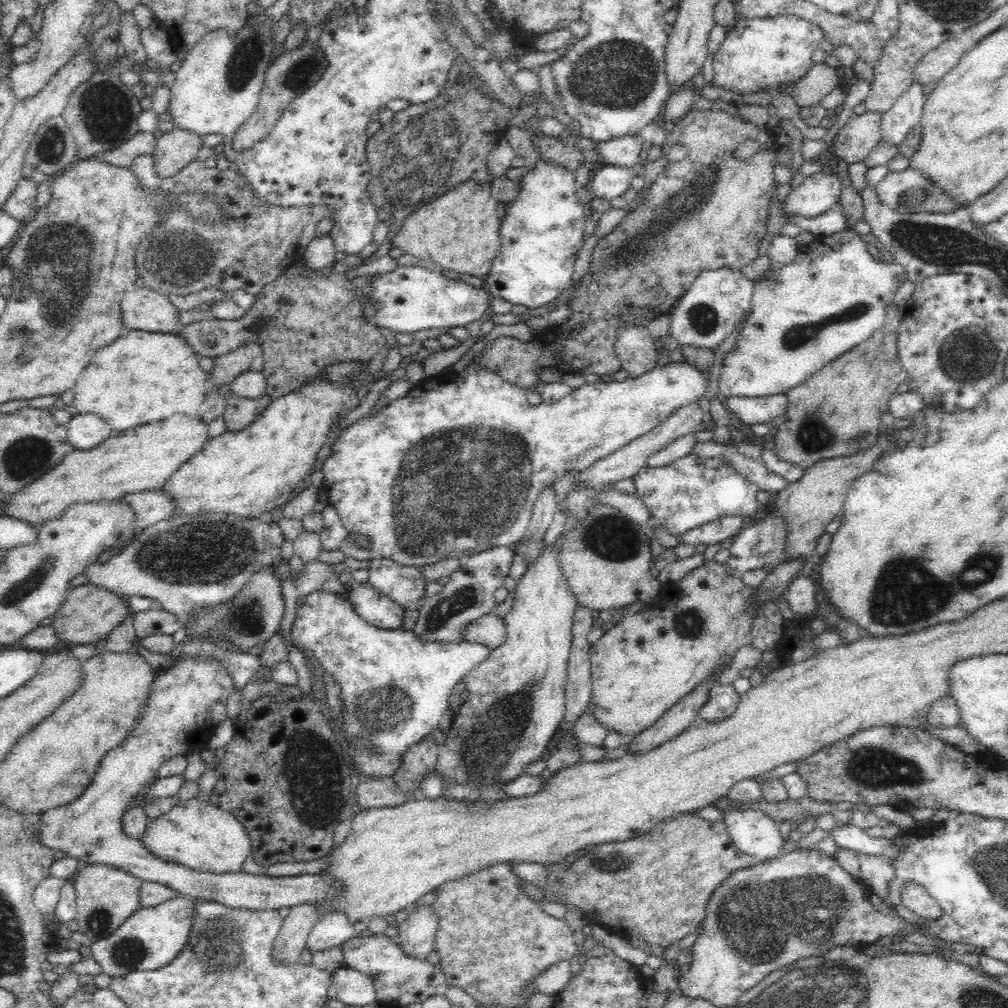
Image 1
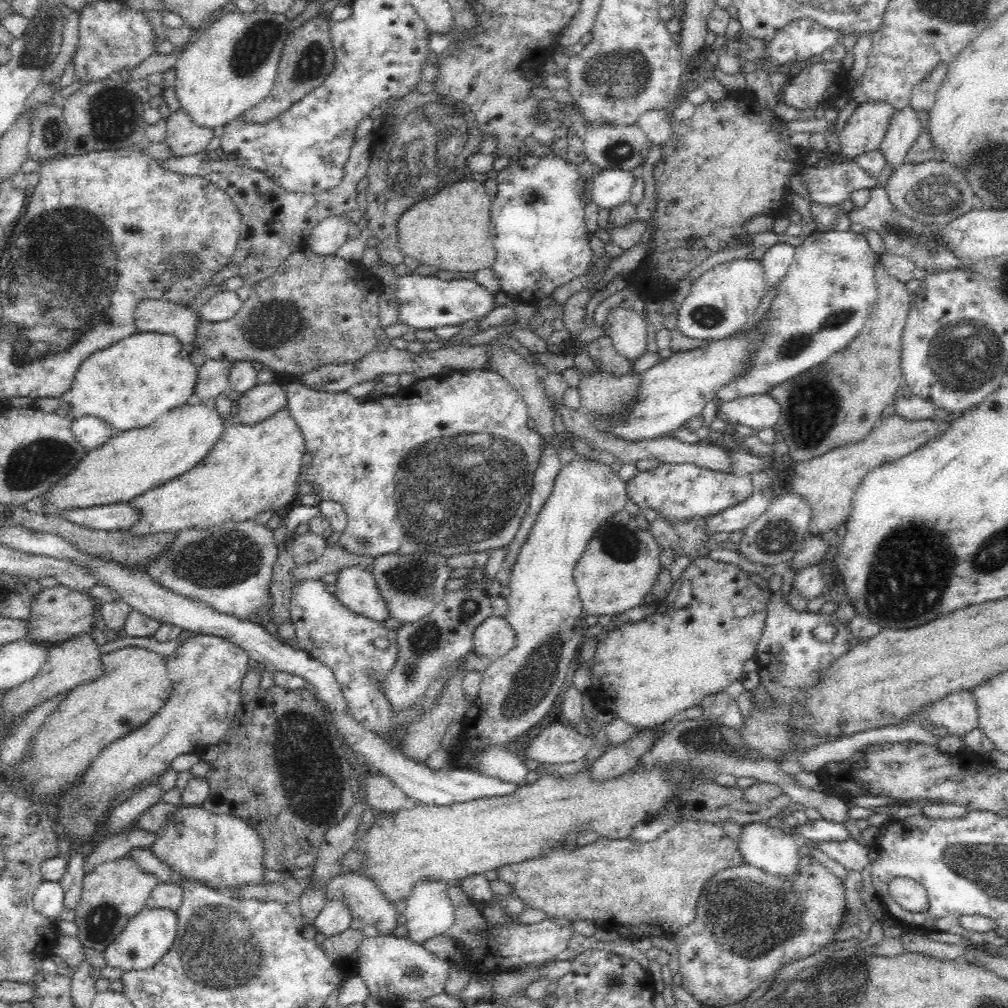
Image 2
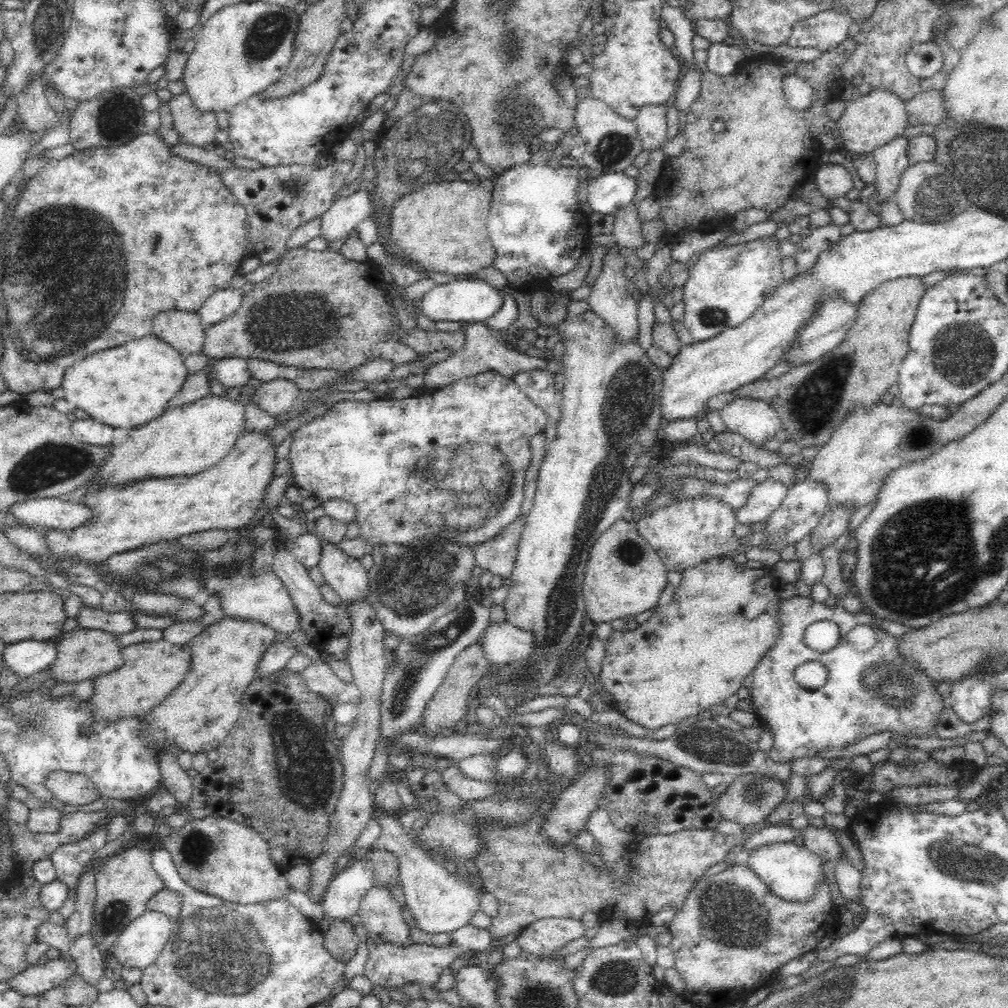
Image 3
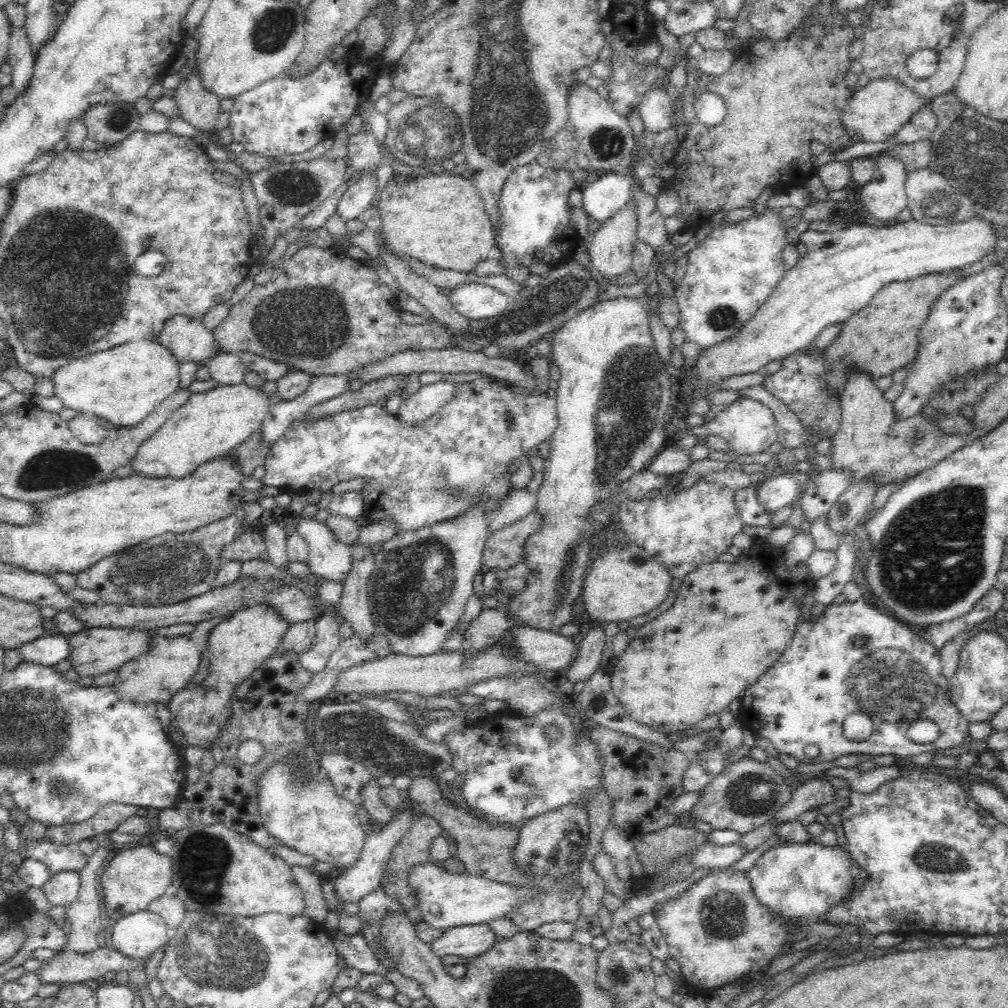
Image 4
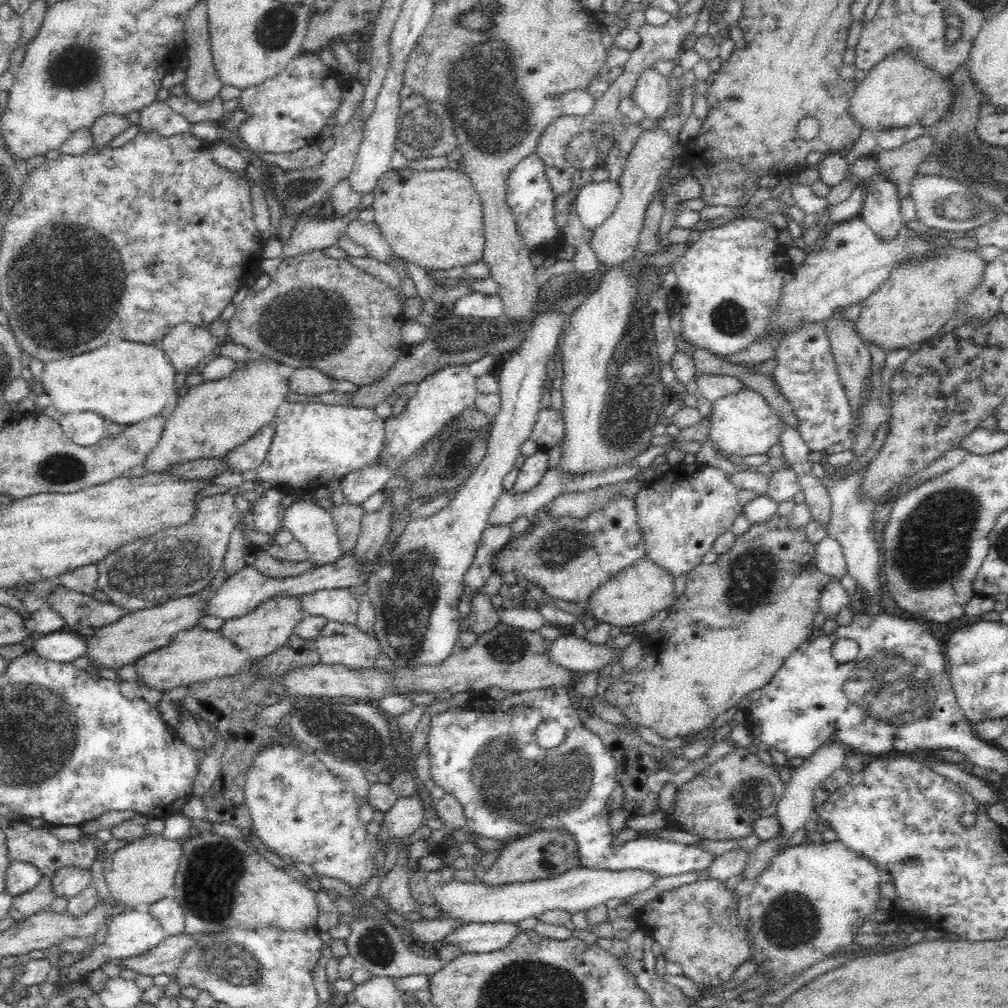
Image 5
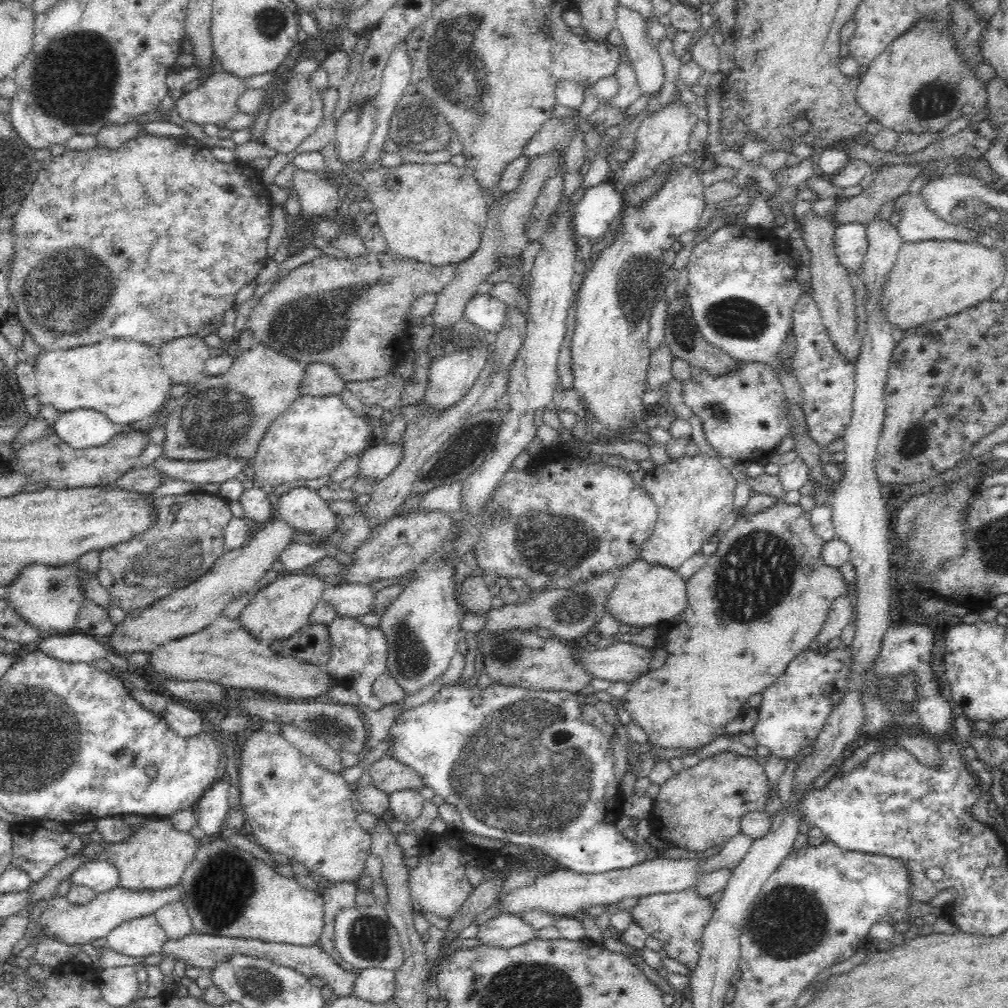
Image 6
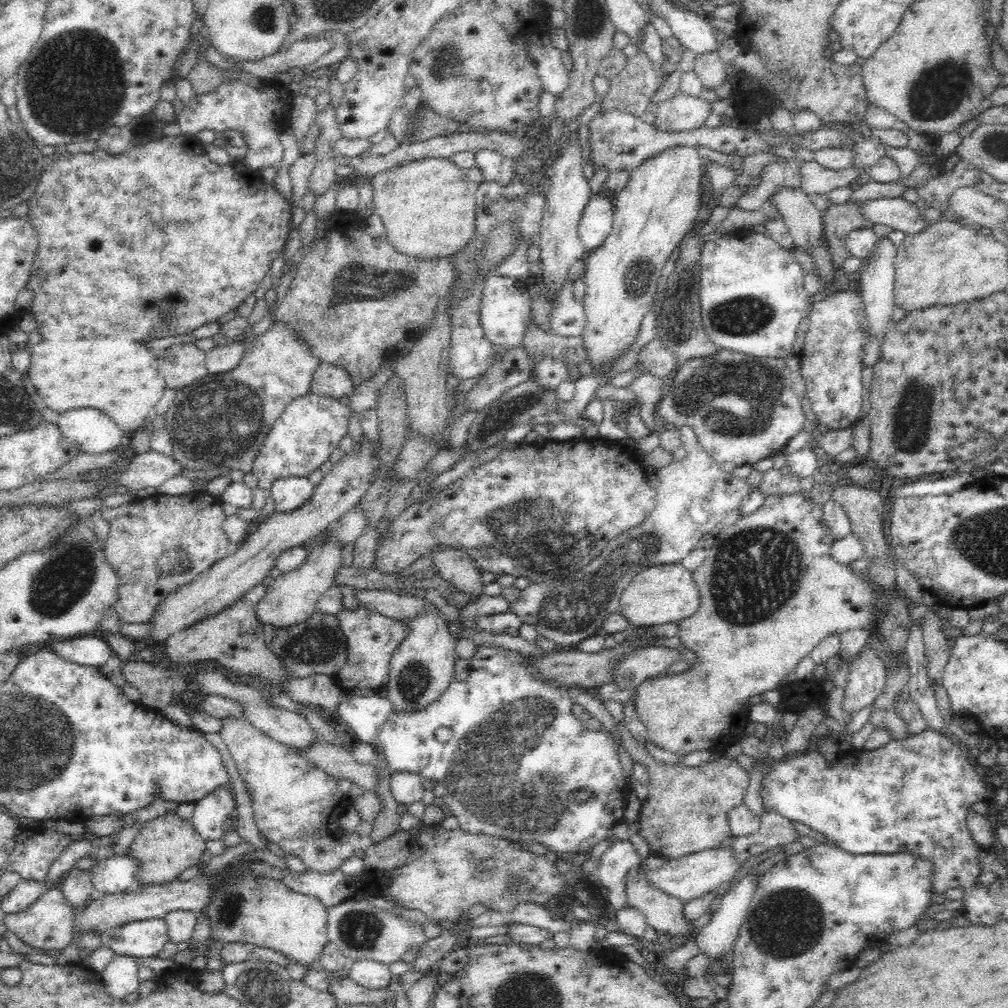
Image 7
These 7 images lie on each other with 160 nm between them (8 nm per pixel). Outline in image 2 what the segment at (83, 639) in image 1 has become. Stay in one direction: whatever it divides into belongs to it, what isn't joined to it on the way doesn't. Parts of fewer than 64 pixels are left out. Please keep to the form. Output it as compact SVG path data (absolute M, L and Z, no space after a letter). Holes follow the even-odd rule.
M60 584L40 590L34 600L30 600L30 613L26 621L26 638L31 641L62 642L80 632L90 632L94 628L95 598Z

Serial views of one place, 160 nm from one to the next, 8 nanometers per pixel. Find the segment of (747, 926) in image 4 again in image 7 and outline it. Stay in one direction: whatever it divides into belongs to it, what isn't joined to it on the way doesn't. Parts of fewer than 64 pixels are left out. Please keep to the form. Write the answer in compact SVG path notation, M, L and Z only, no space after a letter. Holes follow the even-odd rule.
M642 863L628 868L628 872L624 874L622 882L625 886L627 906L640 911L644 915L644 919L646 919L646 925L652 926L656 931L666 932L669 937L678 935L688 937L693 932L693 929L691 922L687 922L683 916L683 903L655 888L647 879L645 870L646 865Z

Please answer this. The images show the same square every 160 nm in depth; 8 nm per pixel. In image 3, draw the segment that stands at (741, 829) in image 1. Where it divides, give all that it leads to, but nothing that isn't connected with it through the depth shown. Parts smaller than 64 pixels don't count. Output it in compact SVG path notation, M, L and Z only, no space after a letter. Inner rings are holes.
M792 841L767 844L754 849L749 856L748 866L766 884L769 891L780 900L790 903L808 904L814 900L820 883L826 883L826 865L823 858L804 846Z

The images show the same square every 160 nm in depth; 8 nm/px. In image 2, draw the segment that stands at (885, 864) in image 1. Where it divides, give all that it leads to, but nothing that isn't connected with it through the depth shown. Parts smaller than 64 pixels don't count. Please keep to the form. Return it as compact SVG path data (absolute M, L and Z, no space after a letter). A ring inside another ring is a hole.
M852 839L818 841L816 848L844 866L848 871L861 871L870 864L870 846L864 846Z

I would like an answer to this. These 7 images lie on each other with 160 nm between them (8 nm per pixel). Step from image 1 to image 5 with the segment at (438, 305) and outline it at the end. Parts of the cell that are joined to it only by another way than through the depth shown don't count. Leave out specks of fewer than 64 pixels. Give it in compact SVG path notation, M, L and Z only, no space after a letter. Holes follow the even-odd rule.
M472 291L454 303L454 314L473 319L493 319L503 313L501 296Z

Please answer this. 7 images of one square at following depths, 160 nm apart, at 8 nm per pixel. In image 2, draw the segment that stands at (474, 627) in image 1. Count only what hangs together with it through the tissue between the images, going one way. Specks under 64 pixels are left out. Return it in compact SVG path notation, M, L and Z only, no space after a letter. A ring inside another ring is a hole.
M489 616L476 627L473 648L478 655L490 657L492 662L514 648L516 633L509 622L501 616Z

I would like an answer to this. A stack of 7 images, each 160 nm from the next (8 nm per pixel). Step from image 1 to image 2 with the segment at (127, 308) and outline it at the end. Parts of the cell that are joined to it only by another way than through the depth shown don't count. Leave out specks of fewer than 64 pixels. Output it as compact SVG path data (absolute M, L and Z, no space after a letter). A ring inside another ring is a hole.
M144 299L135 310L138 332L160 332L174 335L180 344L193 347L199 325L196 311L162 299Z

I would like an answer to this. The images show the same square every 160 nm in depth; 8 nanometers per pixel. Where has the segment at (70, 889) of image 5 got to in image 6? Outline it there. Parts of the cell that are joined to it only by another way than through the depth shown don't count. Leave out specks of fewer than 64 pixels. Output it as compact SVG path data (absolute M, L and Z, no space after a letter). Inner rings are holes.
M107 858L89 860L71 874L72 882L86 886L96 893L114 890L119 885L119 872Z

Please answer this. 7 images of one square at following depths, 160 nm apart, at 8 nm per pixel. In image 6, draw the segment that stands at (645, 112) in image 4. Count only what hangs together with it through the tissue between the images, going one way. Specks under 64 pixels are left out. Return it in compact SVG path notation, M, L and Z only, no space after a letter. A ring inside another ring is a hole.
M619 4L616 19L615 26L634 64L634 73L642 94L656 96L664 83L664 70L656 44L648 32L648 18Z

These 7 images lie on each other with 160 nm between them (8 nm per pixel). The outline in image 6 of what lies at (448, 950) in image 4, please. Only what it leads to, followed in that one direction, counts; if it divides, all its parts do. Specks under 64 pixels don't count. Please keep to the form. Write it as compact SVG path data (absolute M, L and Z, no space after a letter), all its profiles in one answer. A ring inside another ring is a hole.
M502 913L480 926L478 938L484 945L512 948L538 938L538 931L514 914Z

